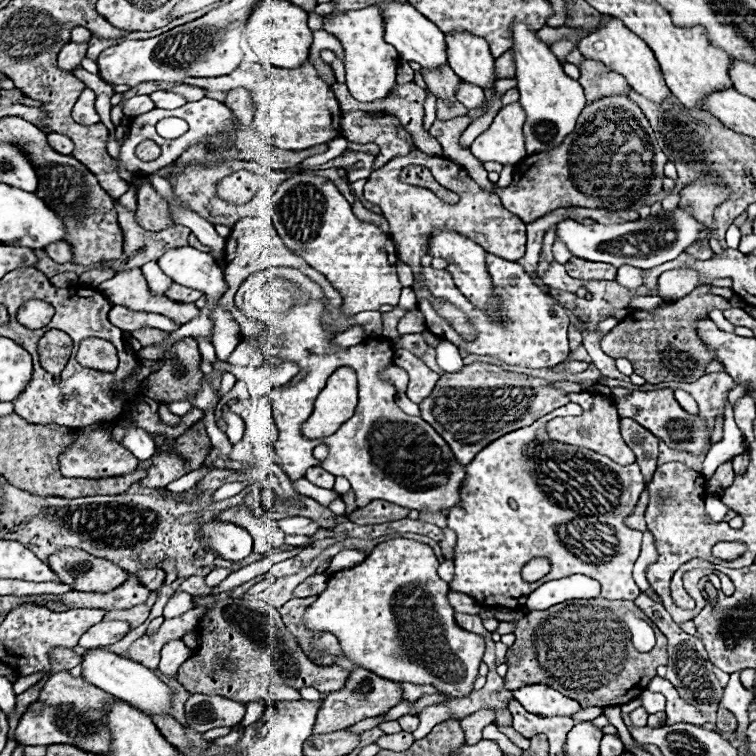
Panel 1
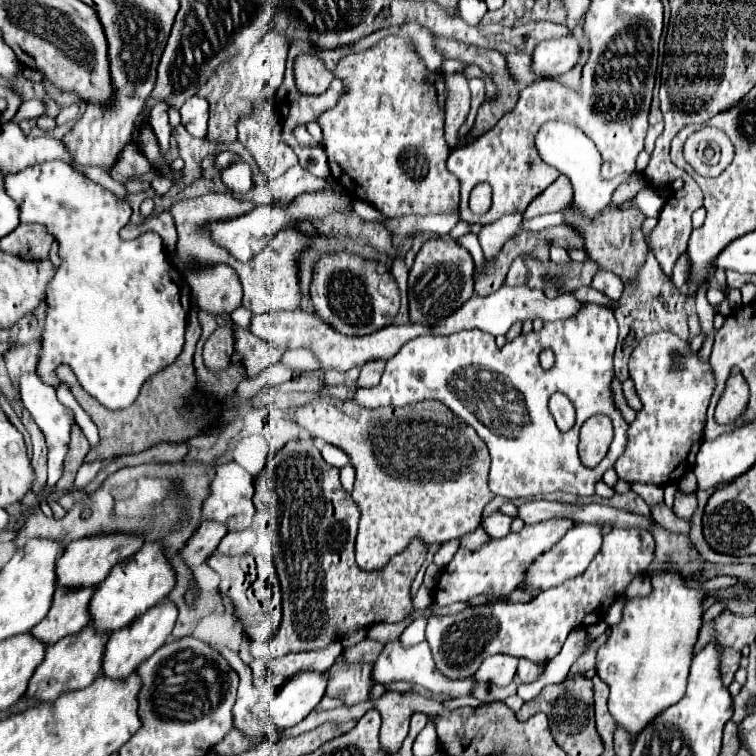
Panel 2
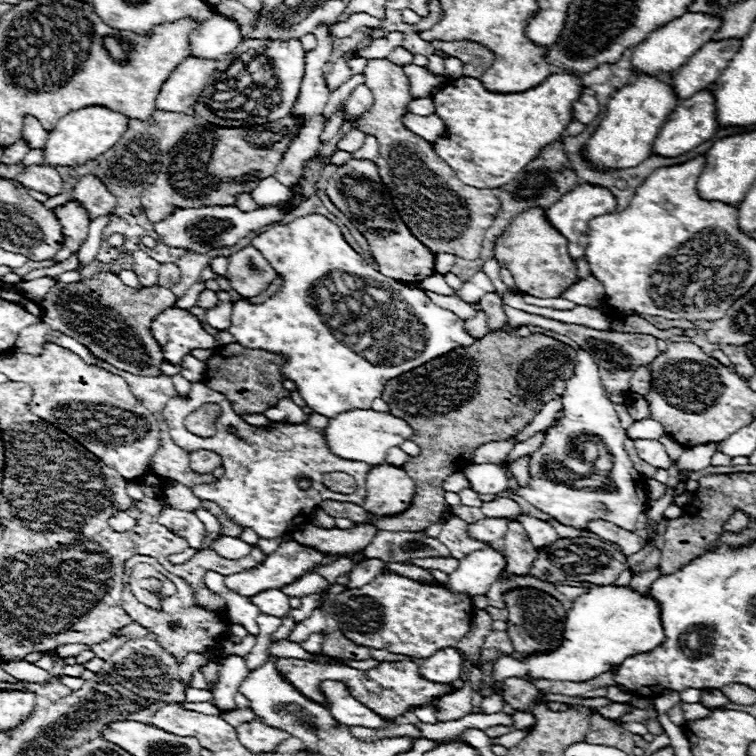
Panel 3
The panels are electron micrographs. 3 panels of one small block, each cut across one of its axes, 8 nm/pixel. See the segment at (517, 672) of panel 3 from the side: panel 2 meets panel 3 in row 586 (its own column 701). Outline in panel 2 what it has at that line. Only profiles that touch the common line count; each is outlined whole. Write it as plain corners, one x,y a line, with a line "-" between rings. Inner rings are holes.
670,566
652,570
648,576
652,582
650,596
624,600
622,620
610,628
610,636
596,656
598,676
610,688
608,710
632,738
656,714
684,696
706,598
702,590
686,586
684,576

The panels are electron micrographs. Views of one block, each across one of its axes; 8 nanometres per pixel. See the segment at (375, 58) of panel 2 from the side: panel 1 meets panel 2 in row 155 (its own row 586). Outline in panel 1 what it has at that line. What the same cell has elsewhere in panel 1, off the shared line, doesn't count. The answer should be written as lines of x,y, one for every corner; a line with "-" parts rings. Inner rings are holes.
392,538
392,540
386,540
382,544
378,544
372,554
366,556
366,560
354,568
346,568
346,570
340,570
336,574
330,576
328,584
326,584
326,590
322,594
318,594
316,602
310,604
304,612
304,626
312,632
330,632
334,634
338,640
340,640
340,646
342,646
342,656
356,662
358,666
362,668
372,668
372,672
376,672
378,676
388,676
388,680
396,680
396,682
410,682
410,684
432,684
438,688
438,692
446,694
448,698
460,698
460,696
468,696
472,692
472,684
474,680
478,678
478,666
482,662
482,656
484,656
484,636
480,634
474,634
474,632
468,632
464,628
460,628
454,620
454,610
452,606
448,604
448,598
446,594
450,592
448,584
444,580
440,580
440,576
436,574
436,568
438,568
438,558
434,556
434,550
424,544
424,542
416,542
416,540
408,540
408,538

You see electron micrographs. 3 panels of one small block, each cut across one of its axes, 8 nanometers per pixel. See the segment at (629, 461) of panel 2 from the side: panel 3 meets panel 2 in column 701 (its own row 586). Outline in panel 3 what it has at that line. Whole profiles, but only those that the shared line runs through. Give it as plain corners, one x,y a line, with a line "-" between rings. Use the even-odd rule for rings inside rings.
380,572
362,588
334,594
332,618
338,630
366,648
390,650
410,658
430,658
436,650
456,646
470,630
474,604
462,592
450,592
442,584
422,584
392,572

